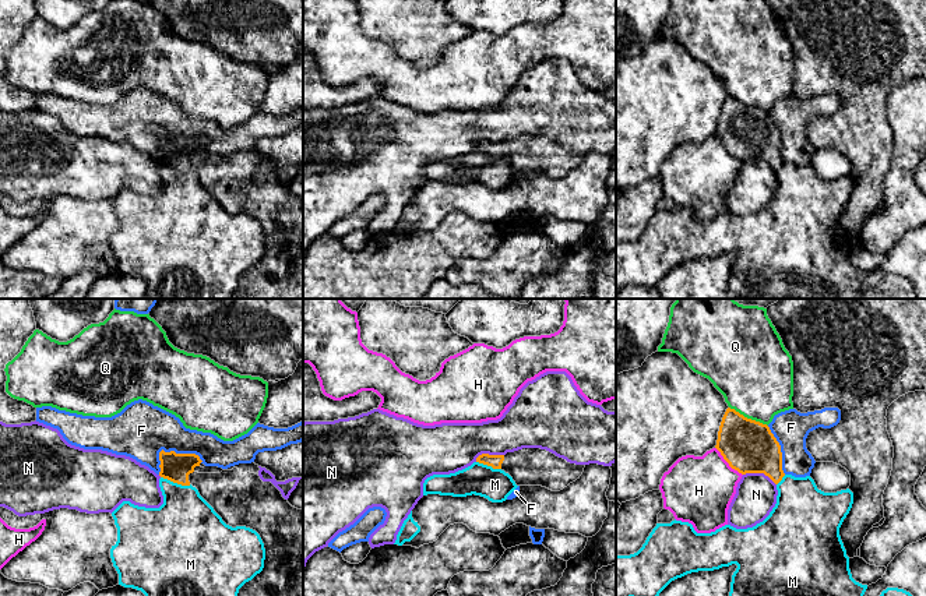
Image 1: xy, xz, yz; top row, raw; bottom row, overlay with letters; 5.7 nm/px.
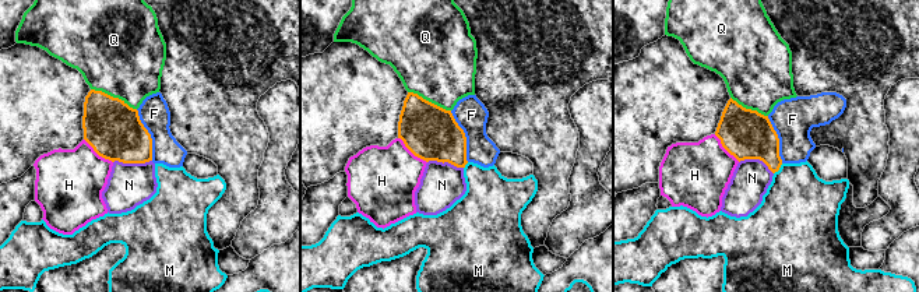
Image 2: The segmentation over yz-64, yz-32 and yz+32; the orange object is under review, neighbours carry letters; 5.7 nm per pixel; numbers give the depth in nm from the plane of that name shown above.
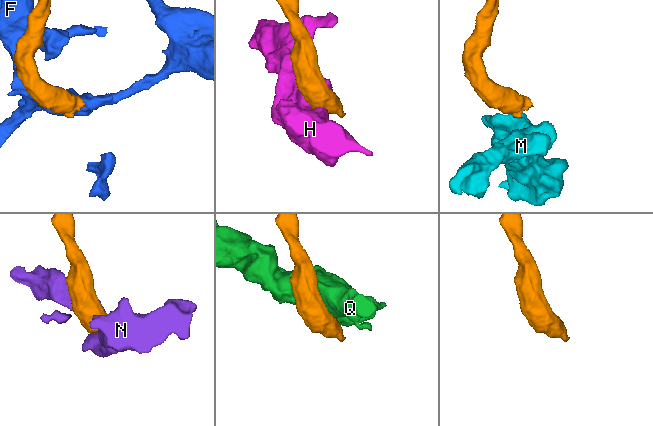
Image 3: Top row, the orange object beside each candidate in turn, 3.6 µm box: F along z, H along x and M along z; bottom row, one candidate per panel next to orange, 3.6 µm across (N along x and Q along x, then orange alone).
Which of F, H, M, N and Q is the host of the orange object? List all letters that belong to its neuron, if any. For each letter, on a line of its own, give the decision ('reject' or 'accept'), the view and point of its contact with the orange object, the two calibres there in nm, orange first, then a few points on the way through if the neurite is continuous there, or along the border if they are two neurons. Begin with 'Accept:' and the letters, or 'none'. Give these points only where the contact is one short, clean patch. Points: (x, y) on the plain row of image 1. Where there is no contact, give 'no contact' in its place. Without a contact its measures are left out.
Accept: none
F: reject; meets orange in xy at (171, 138); 160 nm thick on the orange side, 320 nm on the other
H: reject; meets orange in yz at (726, 148); 300 nm thick on the orange side, 380 nm on the other
M: reject; meets orange in xy at (176, 169); 160 nm thick on the orange side, 360 nm on the other; border along xy (161, 164), (182, 172), (190, 172)
N: reject; meets orange in yz at (760, 159); 300 nm thick on the orange side, 240 nm on the other
Q: reject; meets orange in yz at (749, 106); 300 nm thick on the orange side, 440 nm on the other

